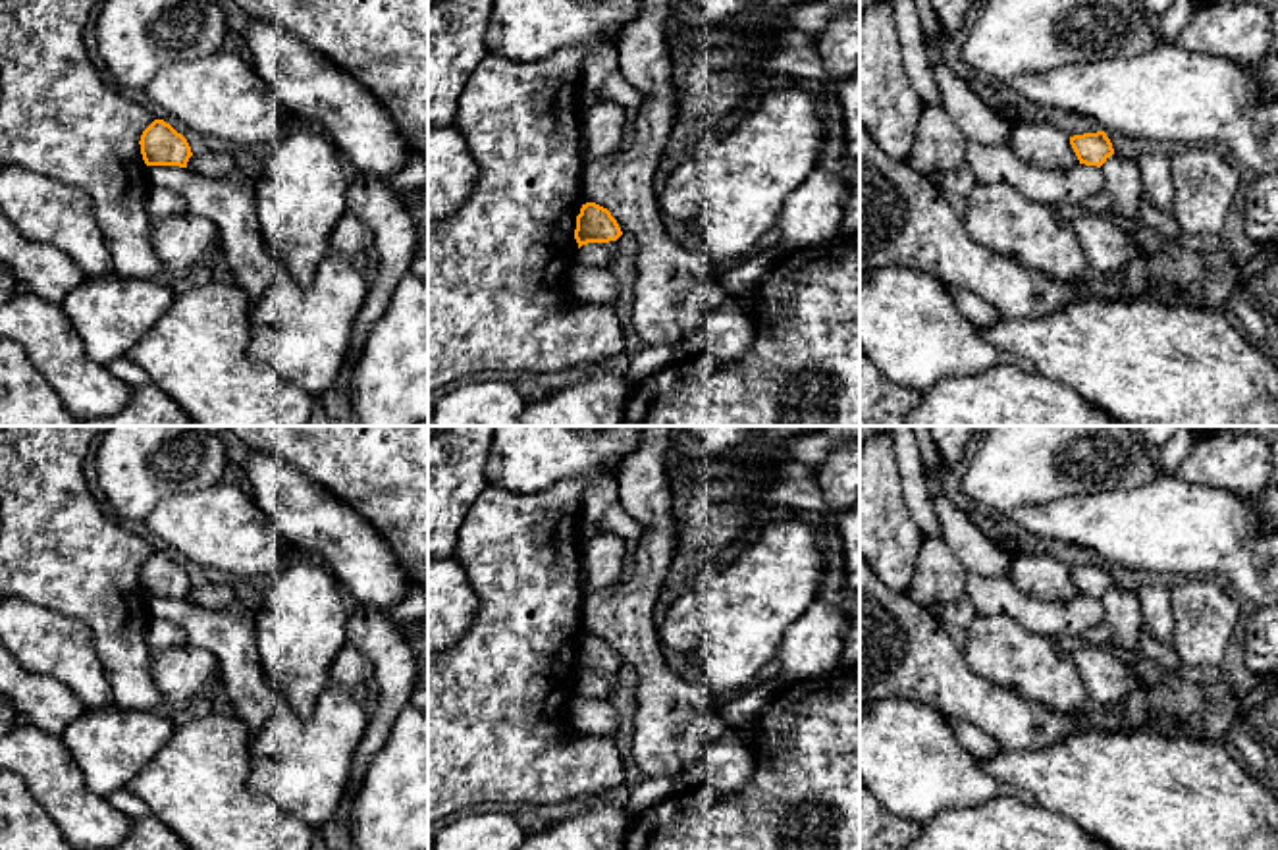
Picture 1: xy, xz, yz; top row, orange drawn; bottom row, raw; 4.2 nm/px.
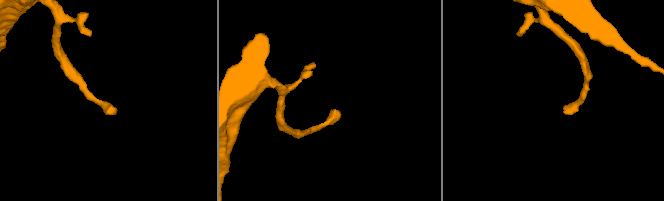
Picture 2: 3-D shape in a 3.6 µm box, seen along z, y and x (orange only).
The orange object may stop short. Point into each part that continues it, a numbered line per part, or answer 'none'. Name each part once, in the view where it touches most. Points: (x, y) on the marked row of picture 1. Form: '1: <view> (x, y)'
none

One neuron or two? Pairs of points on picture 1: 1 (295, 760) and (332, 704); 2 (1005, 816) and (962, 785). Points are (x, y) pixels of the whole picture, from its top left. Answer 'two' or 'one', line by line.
1: one
2: two

